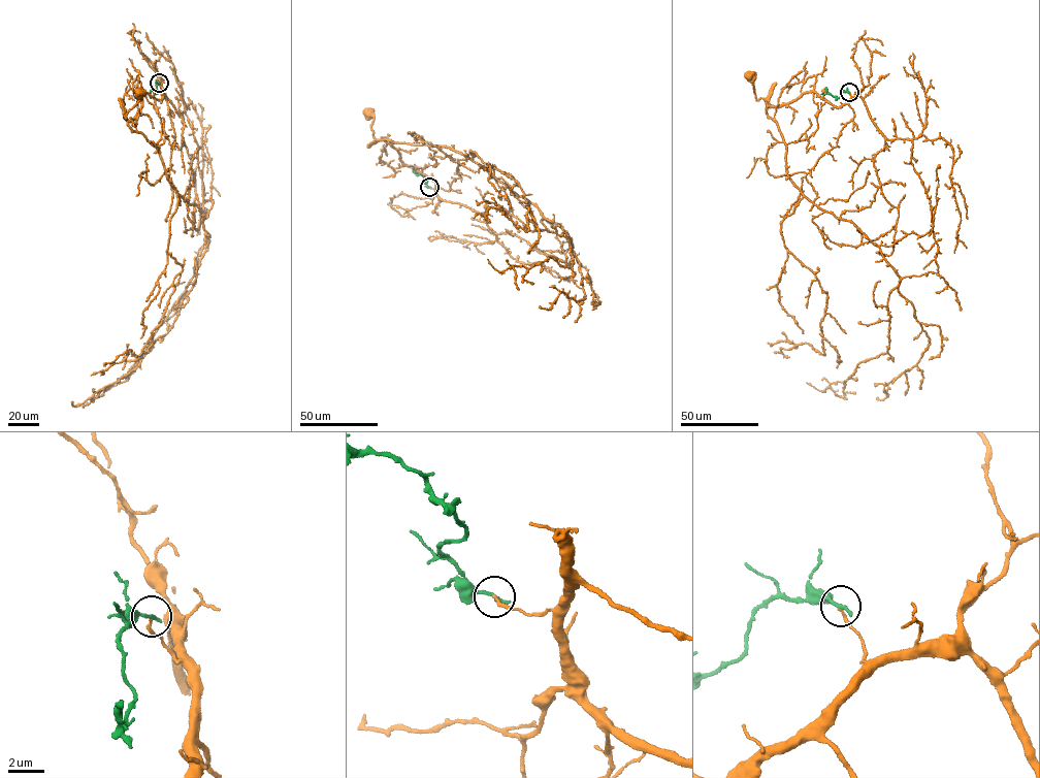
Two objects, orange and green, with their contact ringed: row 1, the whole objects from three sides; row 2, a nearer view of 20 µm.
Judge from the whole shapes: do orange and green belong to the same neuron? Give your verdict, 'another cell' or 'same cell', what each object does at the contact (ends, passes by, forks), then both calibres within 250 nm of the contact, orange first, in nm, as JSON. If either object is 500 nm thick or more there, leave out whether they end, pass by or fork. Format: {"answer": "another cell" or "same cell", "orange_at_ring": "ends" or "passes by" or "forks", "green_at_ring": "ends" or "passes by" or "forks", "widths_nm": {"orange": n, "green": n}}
{"answer": "another cell", "orange_at_ring": "ends", "green_at_ring": "ends", "widths_nm": {"orange": 160, "green": 240}}

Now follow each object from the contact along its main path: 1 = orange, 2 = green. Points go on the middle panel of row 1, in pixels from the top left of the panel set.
1: (430, 187), (436, 186), (432, 179), (407, 165), (396, 150), (374, 137), (374, 117), (369, 112)
2: (429, 187), (414, 168)

